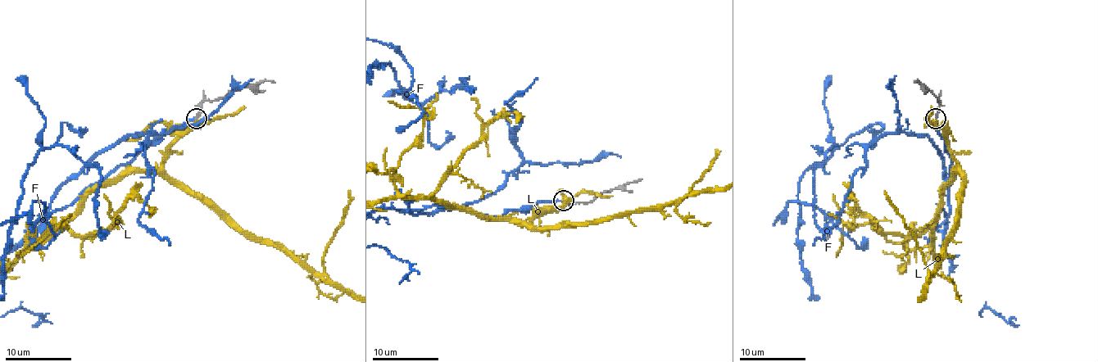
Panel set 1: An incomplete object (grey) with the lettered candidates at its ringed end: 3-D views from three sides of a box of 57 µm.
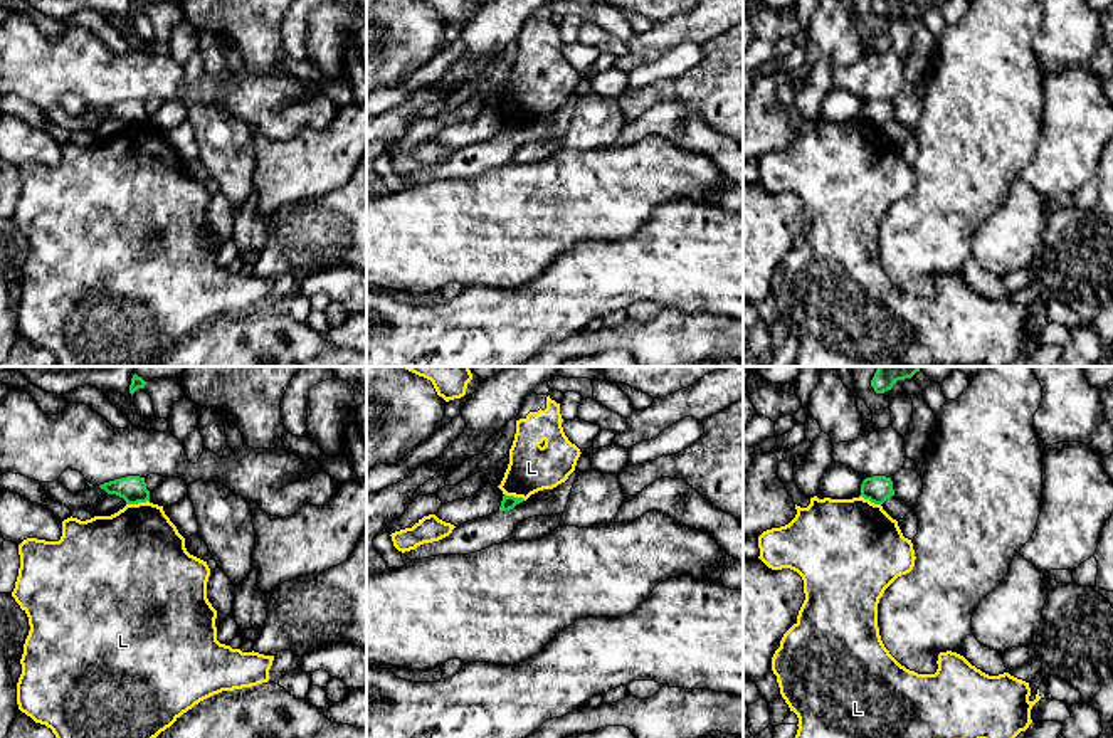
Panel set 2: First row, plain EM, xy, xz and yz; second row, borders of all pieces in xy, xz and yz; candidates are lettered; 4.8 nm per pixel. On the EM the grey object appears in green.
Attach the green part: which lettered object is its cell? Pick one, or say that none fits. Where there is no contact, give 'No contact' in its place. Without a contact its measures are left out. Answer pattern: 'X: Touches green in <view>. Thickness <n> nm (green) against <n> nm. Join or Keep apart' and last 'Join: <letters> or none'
F: No contact. Join
L: Touches green in xy. Thickness 130 nm (green) against 460 nm. Keep apart
Join: F

